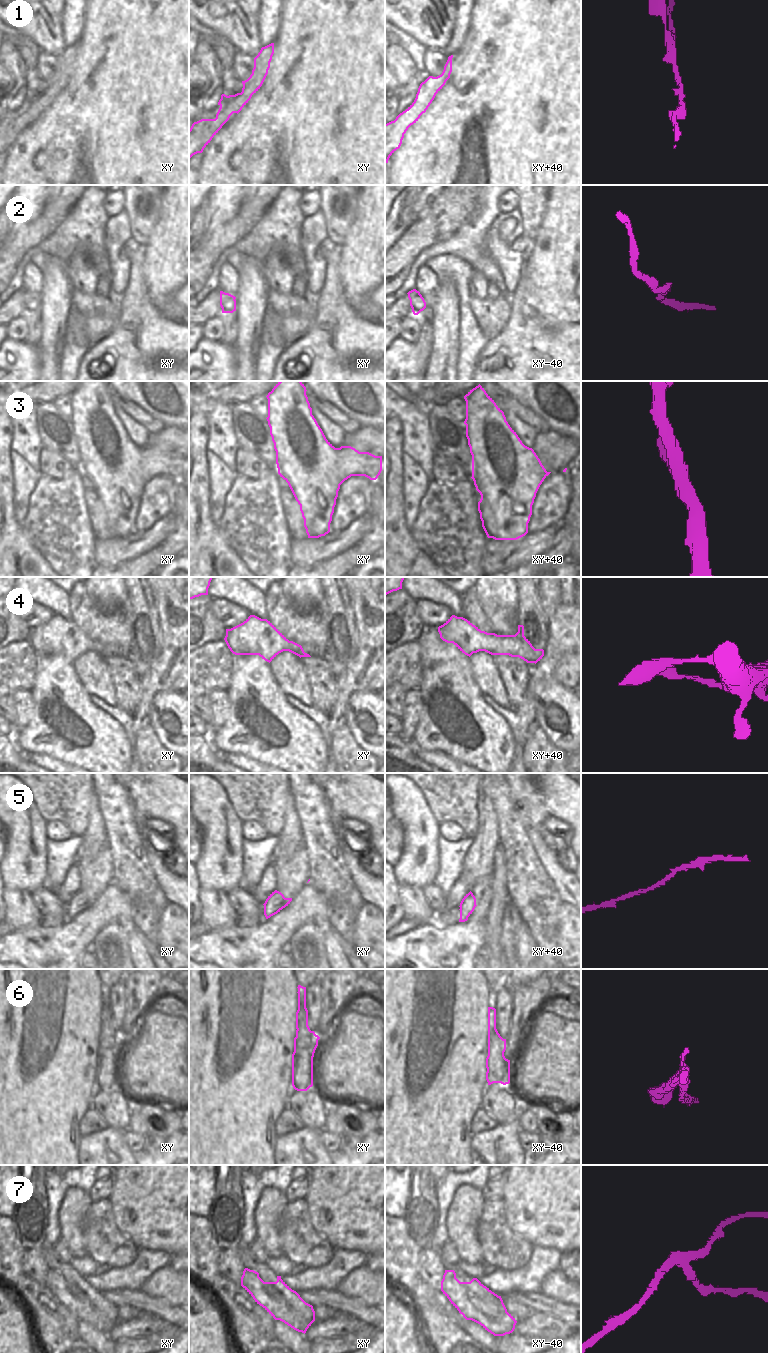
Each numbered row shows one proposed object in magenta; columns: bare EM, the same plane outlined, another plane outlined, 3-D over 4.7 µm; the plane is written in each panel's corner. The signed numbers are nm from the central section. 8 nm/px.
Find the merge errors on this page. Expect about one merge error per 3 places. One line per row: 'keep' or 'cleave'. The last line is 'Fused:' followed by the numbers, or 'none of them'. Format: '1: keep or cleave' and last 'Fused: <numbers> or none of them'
1: keep
2: keep
3: keep
4: keep
5: keep
6: cleave
7: cleave
Fused: 6, 7

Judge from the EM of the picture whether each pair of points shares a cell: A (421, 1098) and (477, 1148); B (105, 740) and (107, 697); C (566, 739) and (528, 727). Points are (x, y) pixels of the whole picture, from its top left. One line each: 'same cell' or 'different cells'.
A: different cells
B: different cells
C: different cells

